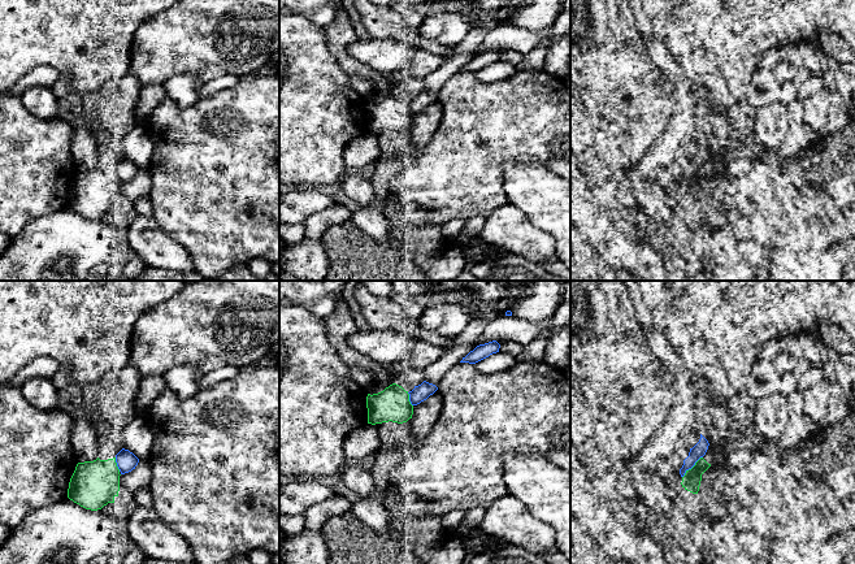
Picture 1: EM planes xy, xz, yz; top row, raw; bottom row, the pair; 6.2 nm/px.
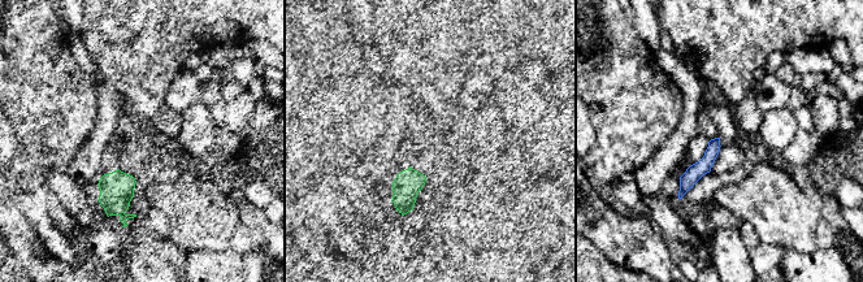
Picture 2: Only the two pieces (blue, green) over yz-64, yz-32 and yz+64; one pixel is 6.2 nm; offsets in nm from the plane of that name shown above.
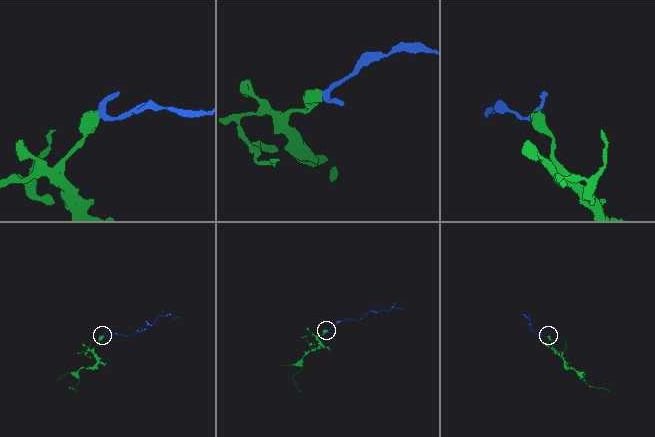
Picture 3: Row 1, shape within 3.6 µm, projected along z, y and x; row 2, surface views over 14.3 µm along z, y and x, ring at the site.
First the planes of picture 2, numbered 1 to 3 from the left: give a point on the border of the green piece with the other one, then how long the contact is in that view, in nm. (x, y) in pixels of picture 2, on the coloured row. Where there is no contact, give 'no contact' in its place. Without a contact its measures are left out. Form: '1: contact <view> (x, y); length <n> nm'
1: no contact
2: no contact
3: no contact

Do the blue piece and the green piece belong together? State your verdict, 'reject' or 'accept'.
reject

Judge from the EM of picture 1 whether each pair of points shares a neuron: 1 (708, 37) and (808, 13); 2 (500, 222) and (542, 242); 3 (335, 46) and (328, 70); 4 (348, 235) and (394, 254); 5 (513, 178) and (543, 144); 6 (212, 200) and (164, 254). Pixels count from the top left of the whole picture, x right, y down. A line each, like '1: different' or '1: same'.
1: same
2: same
3: different
4: same
5: different
6: different

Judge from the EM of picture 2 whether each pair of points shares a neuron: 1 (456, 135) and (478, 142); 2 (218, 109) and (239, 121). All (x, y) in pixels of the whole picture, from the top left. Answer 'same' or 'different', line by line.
1: different
2: different

